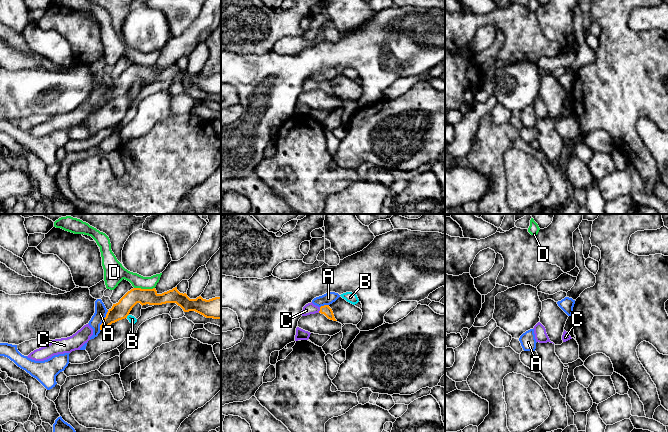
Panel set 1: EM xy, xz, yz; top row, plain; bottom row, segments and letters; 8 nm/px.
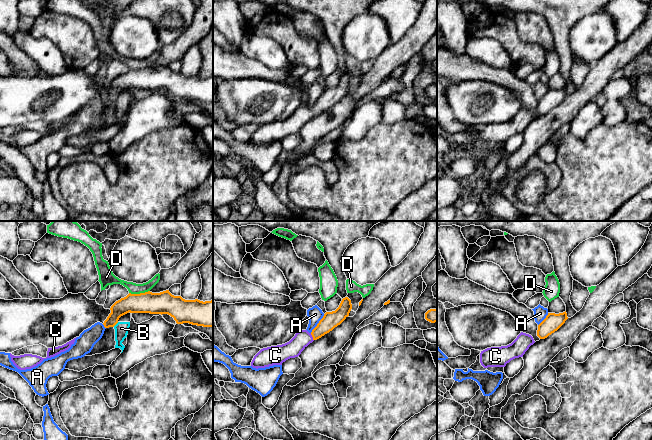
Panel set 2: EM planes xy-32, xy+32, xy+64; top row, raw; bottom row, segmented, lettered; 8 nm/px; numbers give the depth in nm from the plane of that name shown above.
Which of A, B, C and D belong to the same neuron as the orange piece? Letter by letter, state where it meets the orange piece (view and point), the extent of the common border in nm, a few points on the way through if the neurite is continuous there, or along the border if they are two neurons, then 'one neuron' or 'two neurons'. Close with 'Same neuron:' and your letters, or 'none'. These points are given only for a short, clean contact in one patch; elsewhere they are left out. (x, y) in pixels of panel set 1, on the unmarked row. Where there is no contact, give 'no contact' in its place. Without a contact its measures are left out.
A: meets orange in xy at (103, 96); contact 180 nm long; two neurons
B: meets orange in xy at (127, 91); contact 40 nm long; border along xy (128, 90), (126, 93); two neurons
C: meets orange in xz at (320, 86); contact 50 nm long; runs through xz (326, 86), (320, 86), (310, 84); one neuron
D: meets orange in xy at (144, 65); contact 170 nm long; two neurons
Same neuron: C

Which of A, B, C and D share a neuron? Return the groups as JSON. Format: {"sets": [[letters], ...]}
{"sets": [["A"], ["B"], ["C"], ["D"]]}

